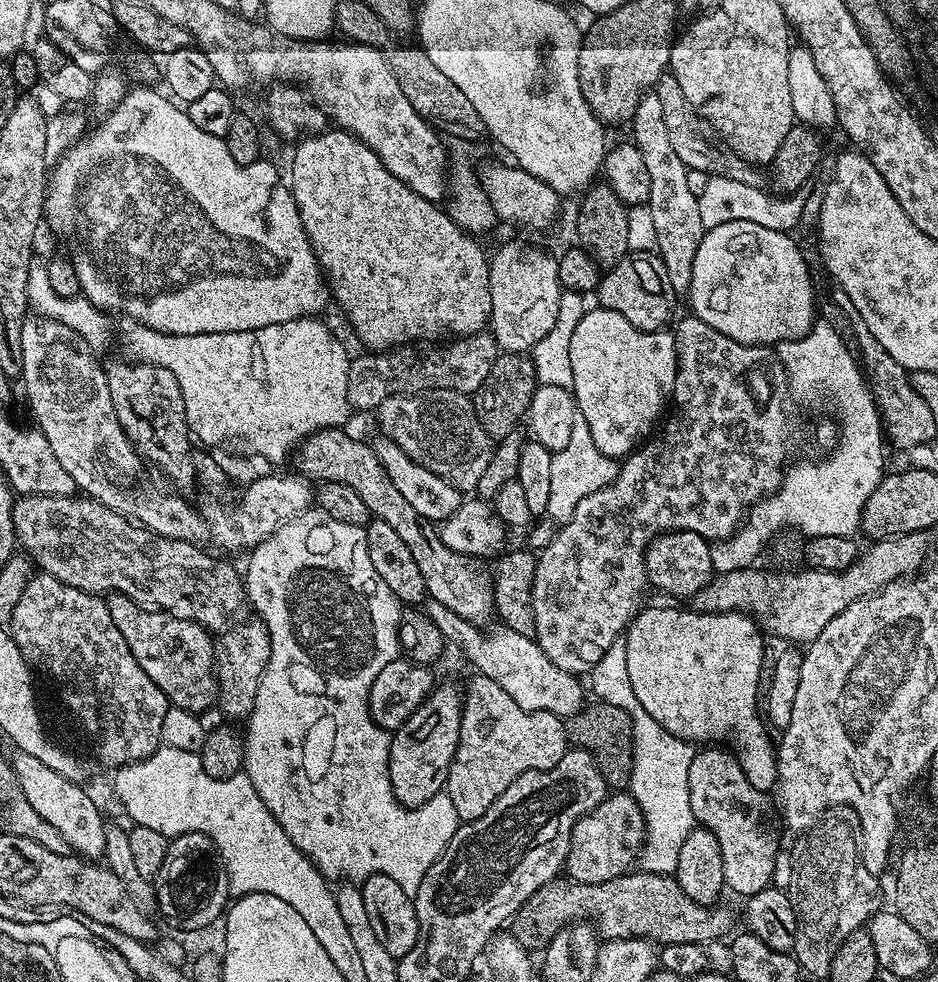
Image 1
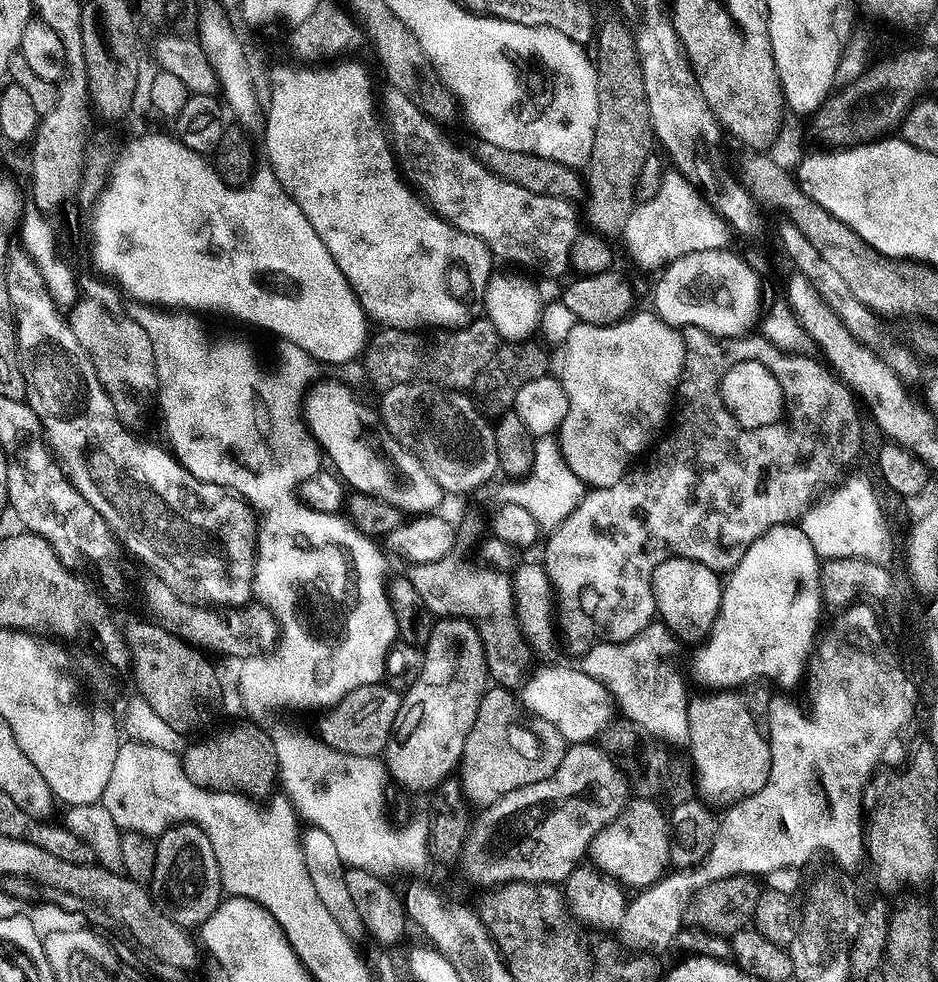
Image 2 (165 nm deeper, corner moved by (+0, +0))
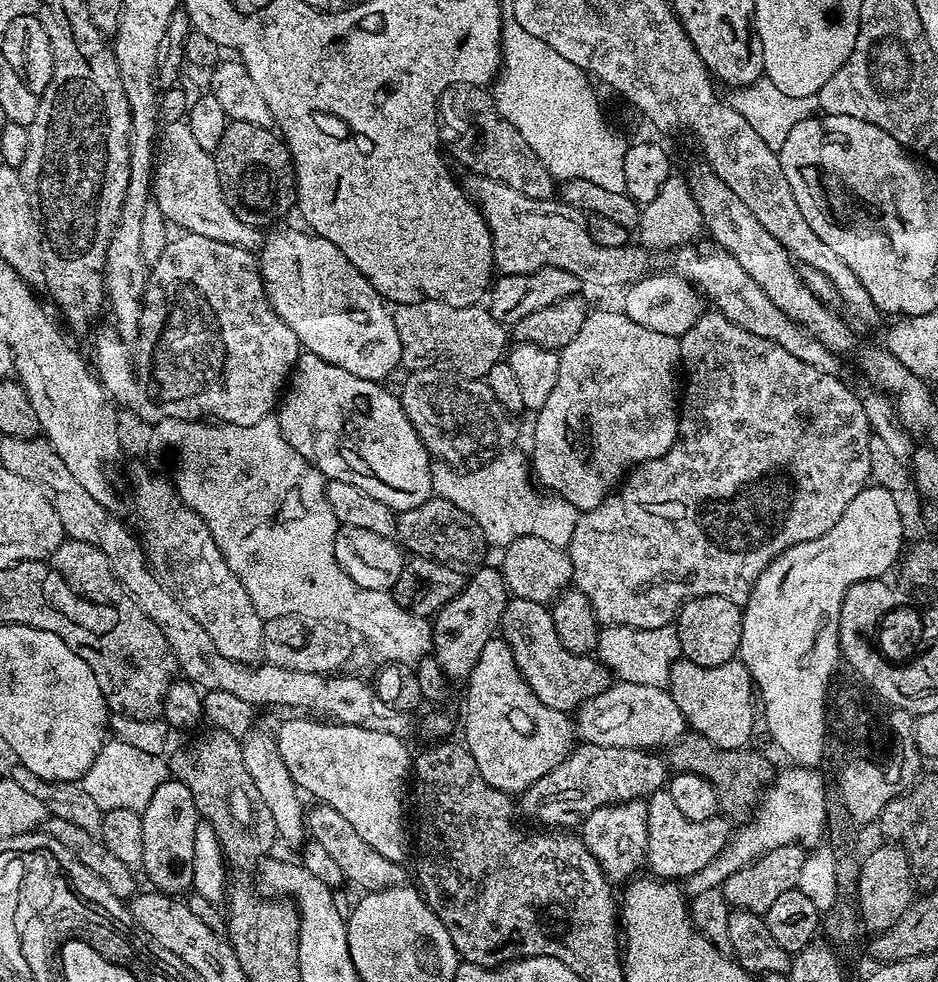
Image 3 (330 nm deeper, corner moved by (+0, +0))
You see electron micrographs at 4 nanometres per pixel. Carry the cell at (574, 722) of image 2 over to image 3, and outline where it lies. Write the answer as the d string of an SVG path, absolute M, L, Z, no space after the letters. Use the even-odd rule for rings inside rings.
M631 682L609 683L605 692L581 704L574 713L574 727L585 744L649 750L667 749L686 732L682 710L667 687Z

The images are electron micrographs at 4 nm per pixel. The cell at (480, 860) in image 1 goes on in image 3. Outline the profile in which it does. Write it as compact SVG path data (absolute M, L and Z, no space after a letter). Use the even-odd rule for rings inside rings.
M577 743L572 753L566 757L550 774L538 778L519 797L518 808L532 820L537 820L537 825L547 826L552 830L572 830L584 823L594 810L607 804L621 804L631 800L644 800L661 791L670 779L670 769L663 755L647 748L615 748L614 746L594 746L593 744Z

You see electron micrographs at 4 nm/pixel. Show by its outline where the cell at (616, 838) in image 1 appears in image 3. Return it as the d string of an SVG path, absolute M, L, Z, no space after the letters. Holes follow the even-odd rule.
M667 790L655 792L647 797L648 806L648 858L646 868L653 877L669 882L680 882L689 876L698 874L702 866L710 866L718 854L732 838L734 824L731 819L717 814L702 822L694 822L678 810L674 798Z

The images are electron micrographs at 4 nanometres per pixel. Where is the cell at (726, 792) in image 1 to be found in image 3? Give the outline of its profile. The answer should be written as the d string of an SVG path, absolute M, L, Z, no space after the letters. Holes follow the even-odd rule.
M738 658L722 666L698 666L698 662L678 659L672 664L666 687L671 692L674 702L678 702L678 710L682 710L685 725L691 731L714 742L716 748L742 748L751 741L752 727L758 715L757 709L752 709L754 685L752 675L748 673L746 666Z

